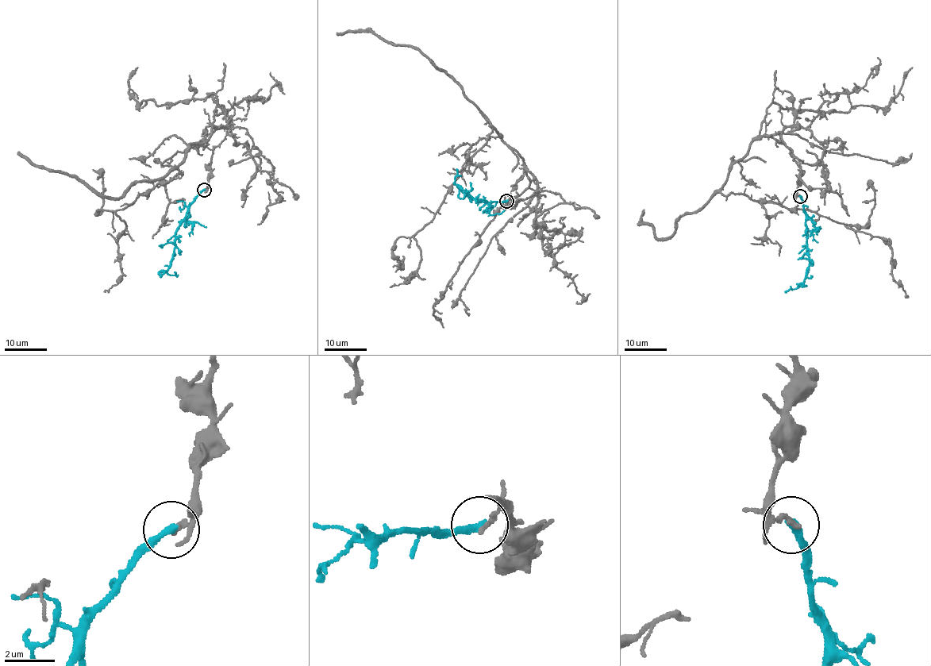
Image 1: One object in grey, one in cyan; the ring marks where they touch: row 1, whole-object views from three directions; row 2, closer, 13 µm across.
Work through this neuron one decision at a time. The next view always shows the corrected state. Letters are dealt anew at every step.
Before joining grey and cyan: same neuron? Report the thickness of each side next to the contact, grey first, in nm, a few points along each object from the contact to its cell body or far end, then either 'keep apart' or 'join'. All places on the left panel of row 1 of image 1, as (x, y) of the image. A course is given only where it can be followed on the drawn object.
240 nm thick on the grey side, 280 nm on the other; grey runs (204, 190), (225, 127), (190, 146), (182, 174), (117, 209), (125, 223), (117, 243), (122, 276), (104, 292); cyan runs (204, 190), (190, 206), (186, 219), (176, 232), (173, 260), (168, 269), (159, 273), (160, 276); keep apart

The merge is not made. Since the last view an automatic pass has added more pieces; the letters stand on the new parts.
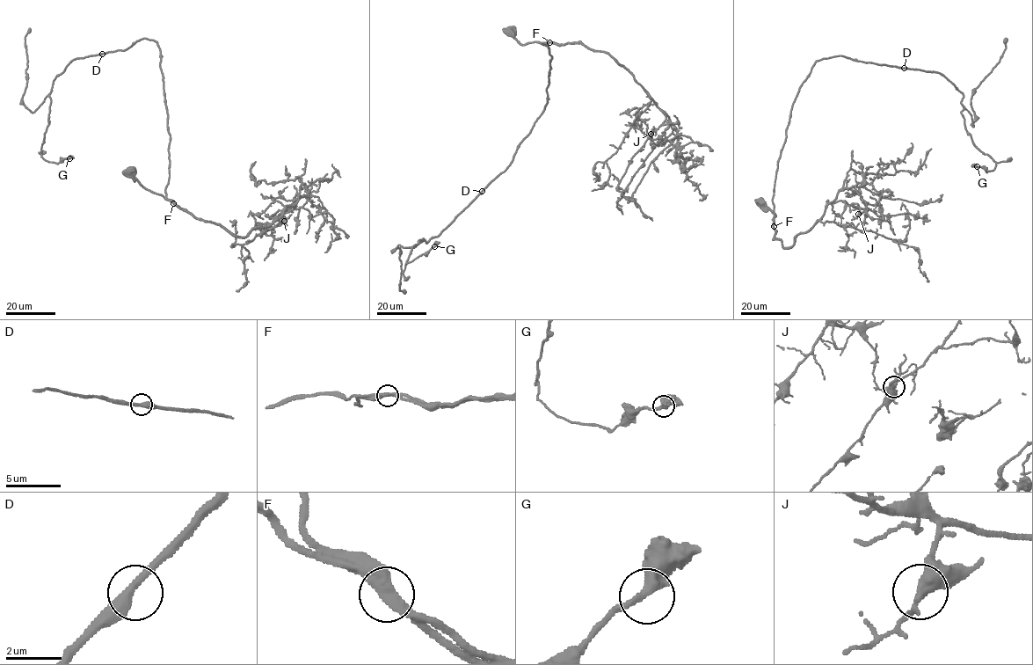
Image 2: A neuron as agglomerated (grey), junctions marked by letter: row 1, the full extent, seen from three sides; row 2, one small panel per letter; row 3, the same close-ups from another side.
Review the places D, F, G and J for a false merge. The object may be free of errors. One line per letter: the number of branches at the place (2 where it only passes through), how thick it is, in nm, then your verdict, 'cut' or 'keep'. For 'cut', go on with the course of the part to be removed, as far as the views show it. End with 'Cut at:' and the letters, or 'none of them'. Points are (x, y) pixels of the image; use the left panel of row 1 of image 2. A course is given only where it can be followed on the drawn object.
D: branches 2; calibre 380 nm; keep
F: branches 2; calibre 400 nm; keep
G: branches 2; calibre 420 nm; keep
J: branches 2; calibre 400 nm; keep
Cut at: none of them

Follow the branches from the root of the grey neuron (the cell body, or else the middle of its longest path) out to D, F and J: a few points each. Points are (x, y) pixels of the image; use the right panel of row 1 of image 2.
D: (762, 202), (775, 215), (773, 222), (775, 174), (791, 107), (799, 88), (815, 62), (840, 55), (904, 68)
F: (762, 202), (775, 215), (773, 226)
J: (762, 202), (775, 215), (774, 237), (784, 247), (810, 230), (831, 202), (857, 207), (858, 214)

